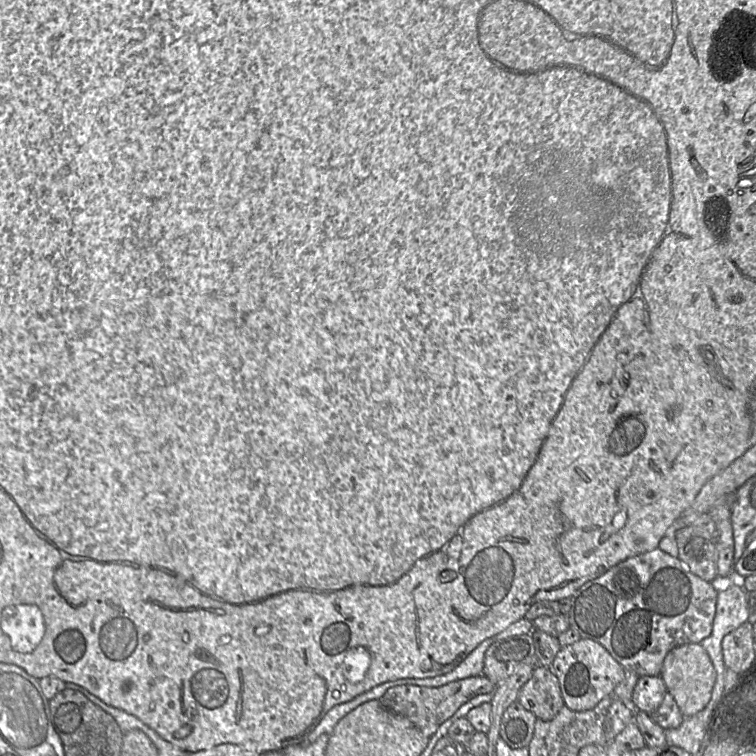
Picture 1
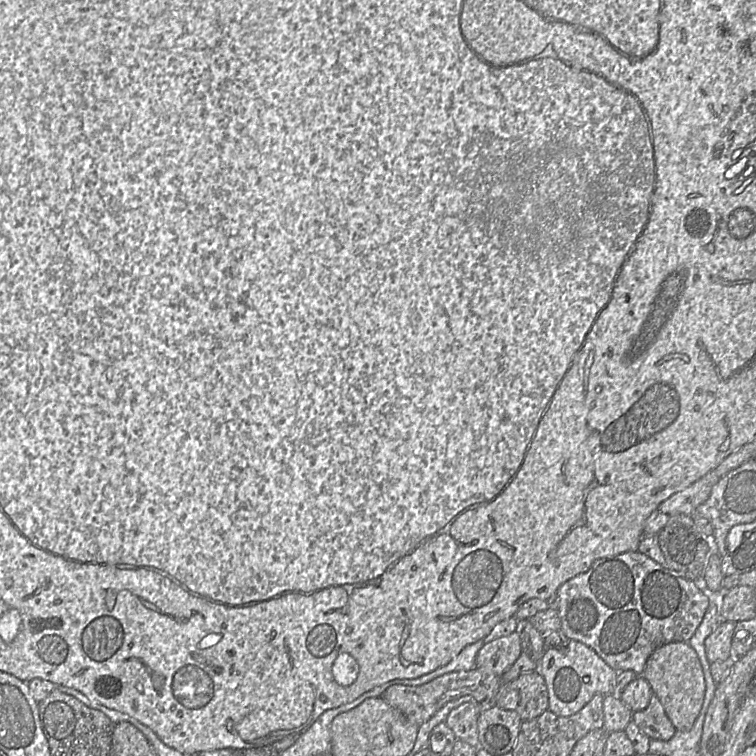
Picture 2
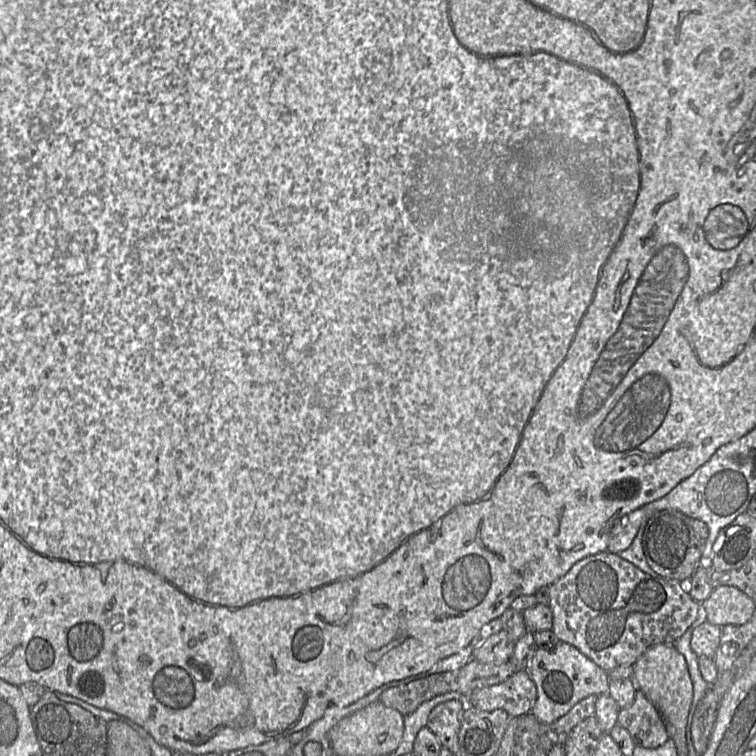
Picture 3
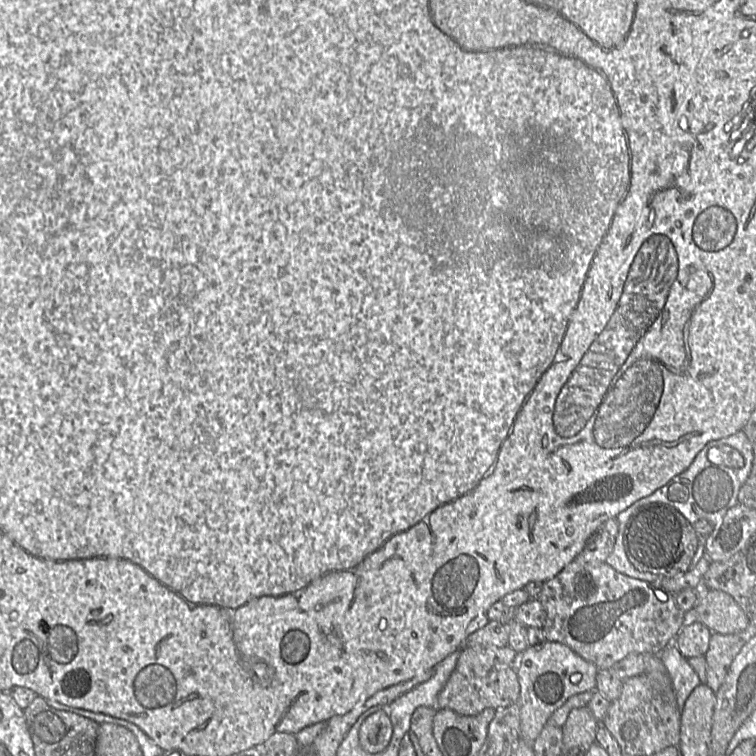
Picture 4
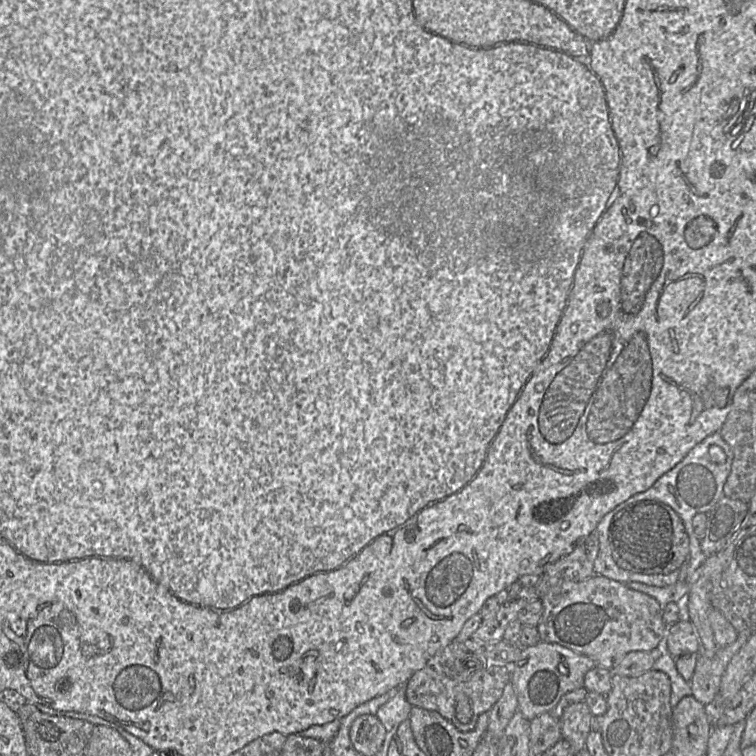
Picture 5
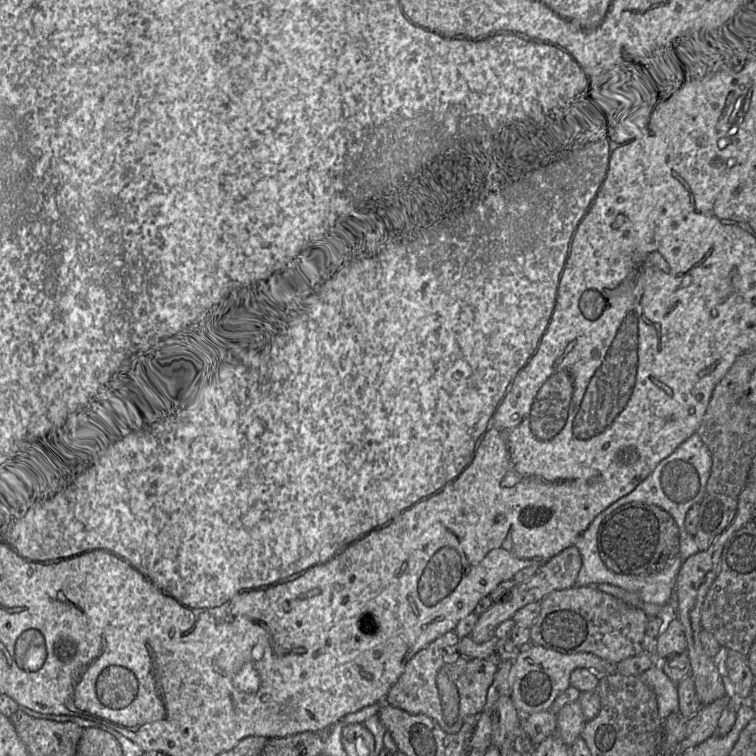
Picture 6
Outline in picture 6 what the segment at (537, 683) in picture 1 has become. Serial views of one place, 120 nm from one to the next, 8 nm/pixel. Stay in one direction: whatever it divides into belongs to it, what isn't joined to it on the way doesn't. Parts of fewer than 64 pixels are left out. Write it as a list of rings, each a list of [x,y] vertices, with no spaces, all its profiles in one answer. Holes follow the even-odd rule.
[[[449,631],[417,652],[390,688],[384,702],[410,714],[426,715],[448,734],[458,733],[465,718],[483,712],[487,691],[499,664],[460,656],[456,652],[458,642],[455,631]]]

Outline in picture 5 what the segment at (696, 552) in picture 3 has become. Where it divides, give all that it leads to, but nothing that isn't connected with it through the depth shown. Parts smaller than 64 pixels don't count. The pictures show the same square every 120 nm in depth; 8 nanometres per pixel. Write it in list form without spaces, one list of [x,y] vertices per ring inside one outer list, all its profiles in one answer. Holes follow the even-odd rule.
[[[643,500],[617,512],[610,526],[611,558],[630,572],[670,574],[682,566],[689,555],[689,536],[679,515],[668,505]]]

